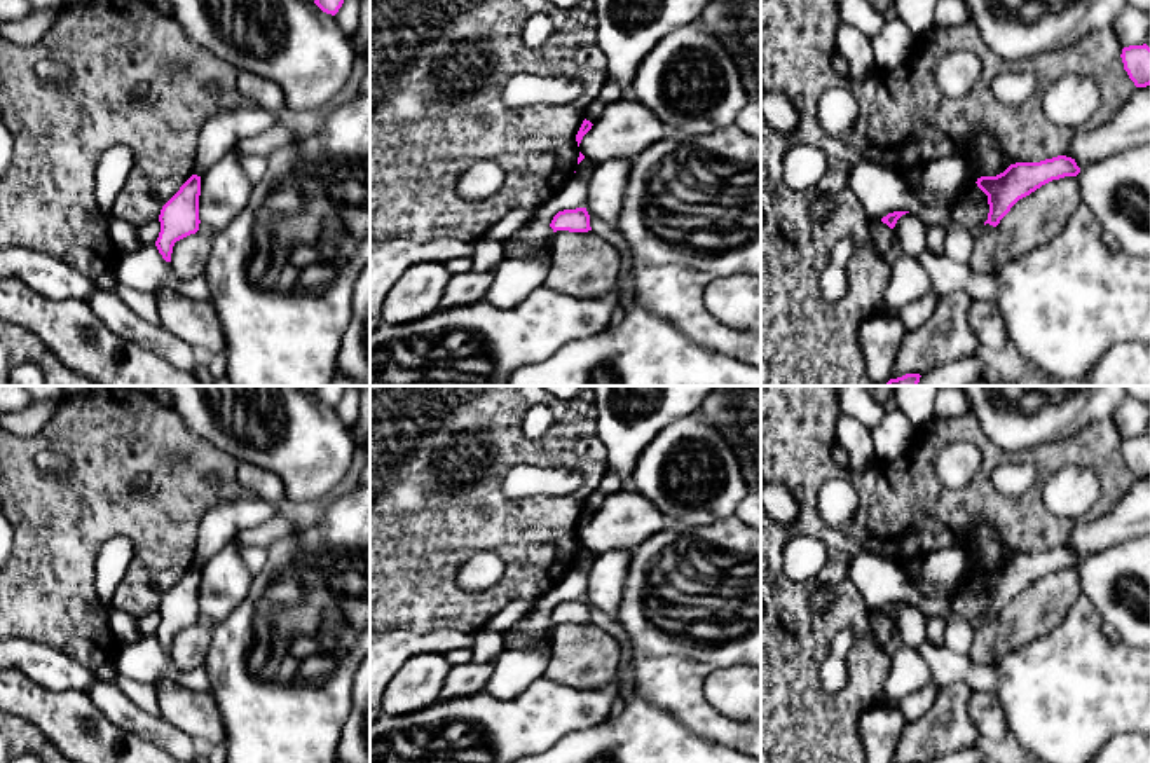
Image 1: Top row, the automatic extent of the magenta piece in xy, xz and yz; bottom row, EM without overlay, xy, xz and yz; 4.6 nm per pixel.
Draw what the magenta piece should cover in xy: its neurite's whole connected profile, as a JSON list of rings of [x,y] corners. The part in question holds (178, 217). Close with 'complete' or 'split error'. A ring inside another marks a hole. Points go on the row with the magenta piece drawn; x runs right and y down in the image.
[[[192,175],[180,190],[162,206],[161,232],[155,246],[166,262],[171,262],[176,241],[199,230],[201,176]]]; complete

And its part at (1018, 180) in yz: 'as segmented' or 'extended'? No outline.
as segmented

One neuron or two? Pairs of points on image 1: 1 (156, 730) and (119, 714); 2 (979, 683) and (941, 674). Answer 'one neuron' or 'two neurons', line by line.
1: one neuron
2: one neuron

